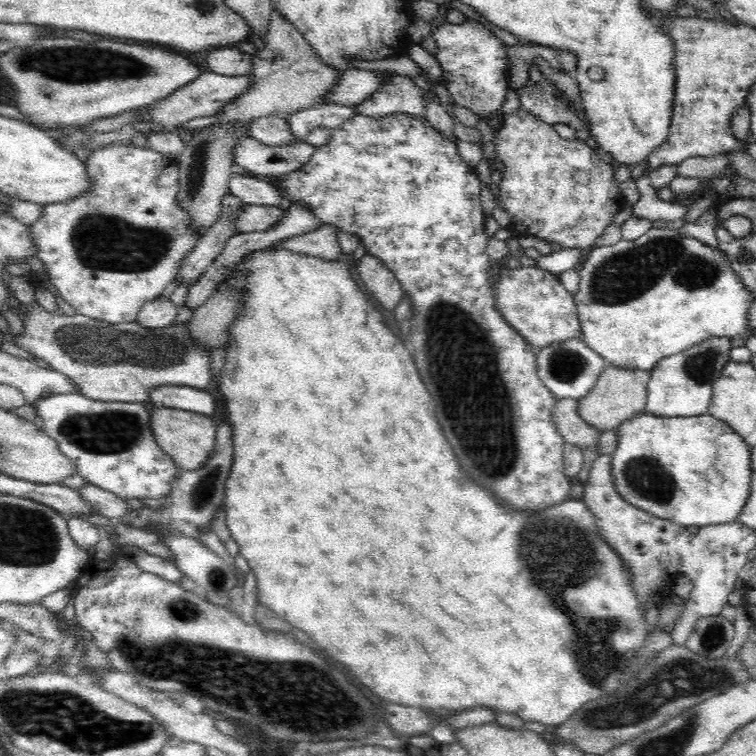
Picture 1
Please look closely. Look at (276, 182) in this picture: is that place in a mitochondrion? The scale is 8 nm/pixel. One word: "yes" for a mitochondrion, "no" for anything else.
no

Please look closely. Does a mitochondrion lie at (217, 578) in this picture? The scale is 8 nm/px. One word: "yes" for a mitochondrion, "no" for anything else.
yes

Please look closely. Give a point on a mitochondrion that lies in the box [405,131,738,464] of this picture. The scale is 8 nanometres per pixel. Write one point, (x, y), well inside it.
(622, 277)

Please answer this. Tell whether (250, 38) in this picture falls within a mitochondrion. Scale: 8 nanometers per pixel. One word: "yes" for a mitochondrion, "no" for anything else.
no

